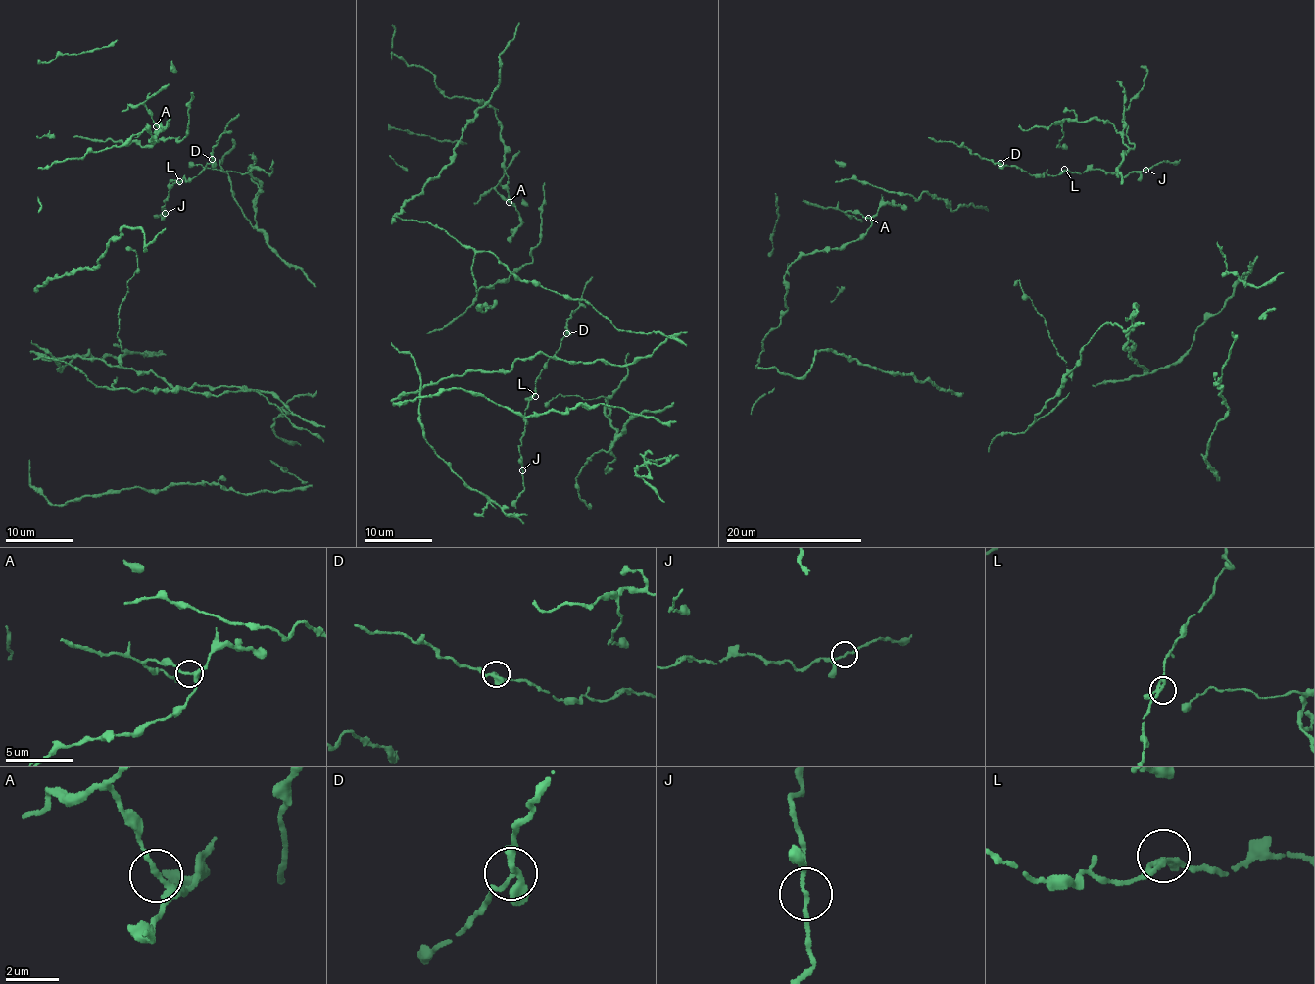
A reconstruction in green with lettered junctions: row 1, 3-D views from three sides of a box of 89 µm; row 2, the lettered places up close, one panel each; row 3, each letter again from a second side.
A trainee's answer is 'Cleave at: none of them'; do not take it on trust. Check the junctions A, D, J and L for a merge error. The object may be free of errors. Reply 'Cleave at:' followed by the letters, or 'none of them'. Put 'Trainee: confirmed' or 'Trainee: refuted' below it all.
Cleave at: none of them
Trainee: confirmed

